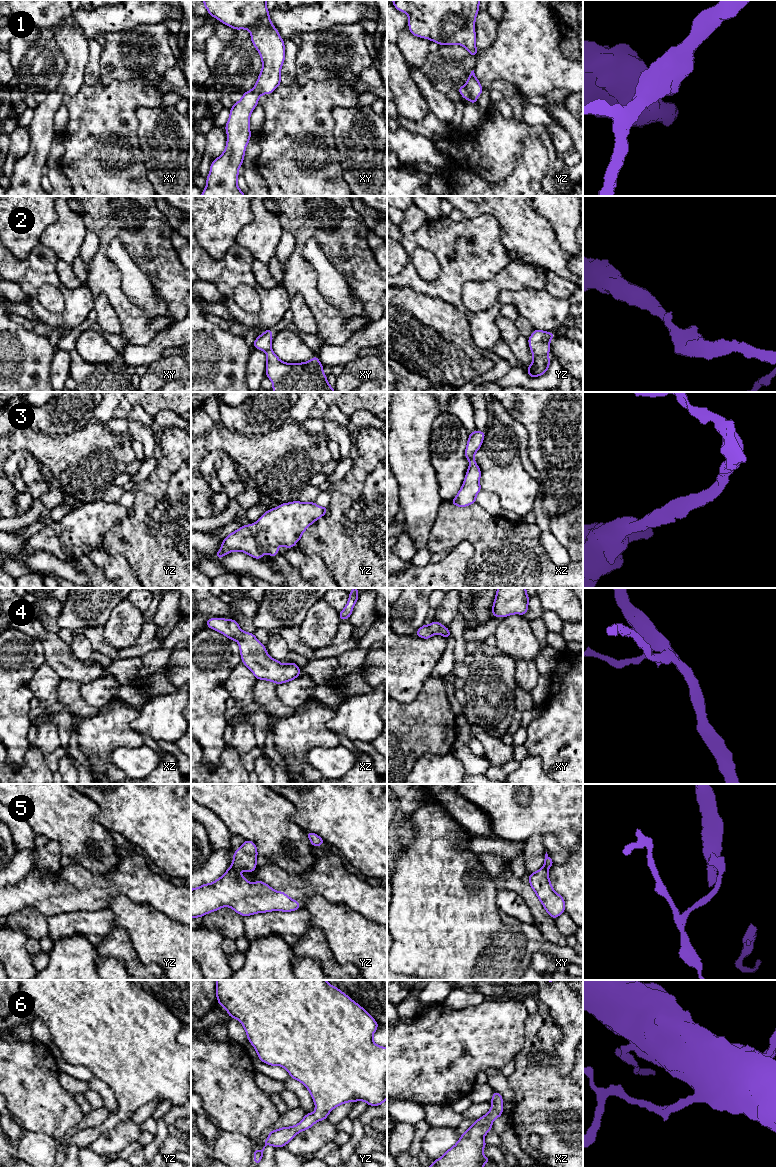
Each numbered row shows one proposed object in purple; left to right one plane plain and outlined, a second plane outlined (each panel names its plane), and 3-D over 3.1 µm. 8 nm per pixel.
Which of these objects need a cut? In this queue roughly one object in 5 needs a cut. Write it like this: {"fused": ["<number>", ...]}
{"fused": ["5"]}

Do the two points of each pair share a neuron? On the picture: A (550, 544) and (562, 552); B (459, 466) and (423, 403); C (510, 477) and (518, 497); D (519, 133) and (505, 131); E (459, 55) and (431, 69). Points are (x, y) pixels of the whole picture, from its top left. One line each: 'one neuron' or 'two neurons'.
A: one neuron
B: two neurons
C: one neuron
D: one neuron
E: one neuron

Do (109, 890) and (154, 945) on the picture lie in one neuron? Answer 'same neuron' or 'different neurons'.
different neurons

